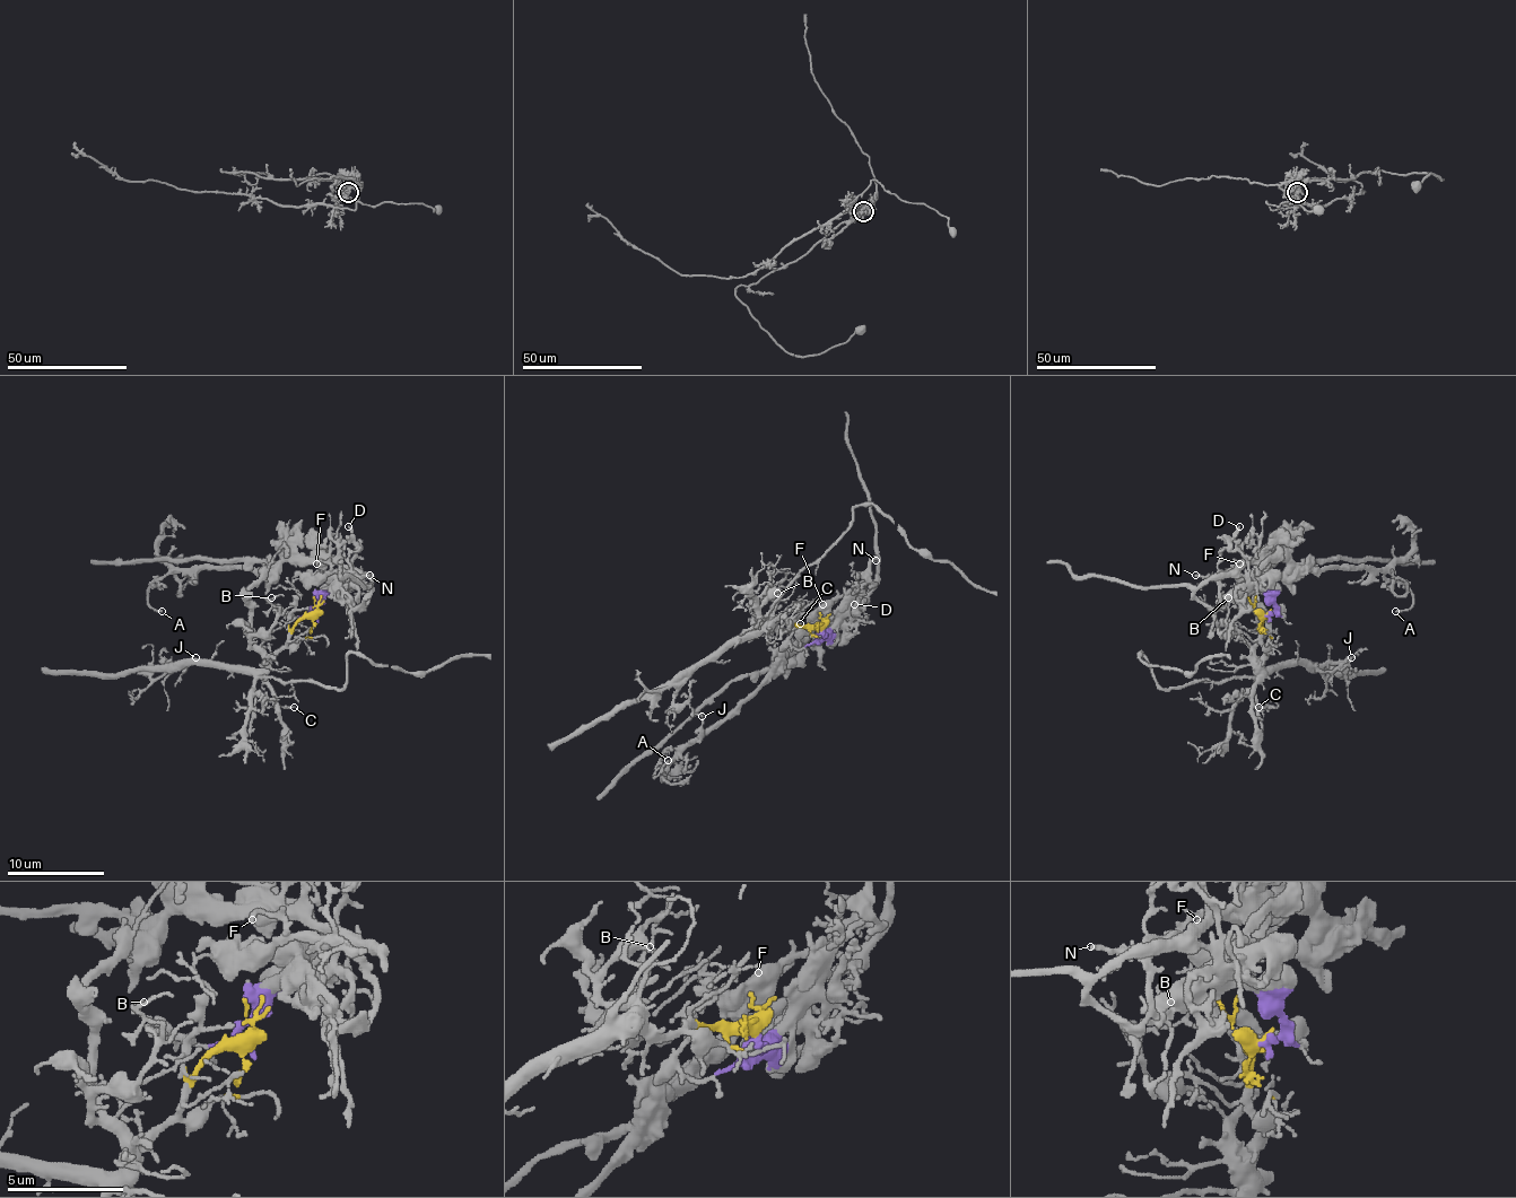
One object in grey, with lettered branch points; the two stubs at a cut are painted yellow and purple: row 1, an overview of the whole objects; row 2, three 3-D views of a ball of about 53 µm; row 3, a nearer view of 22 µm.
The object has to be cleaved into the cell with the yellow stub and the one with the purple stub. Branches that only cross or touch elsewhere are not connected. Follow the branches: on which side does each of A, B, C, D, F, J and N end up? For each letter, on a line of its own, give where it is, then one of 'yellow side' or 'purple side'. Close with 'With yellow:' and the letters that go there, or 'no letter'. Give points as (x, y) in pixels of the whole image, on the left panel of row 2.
A: at (162, 611); purple side
B: at (271, 597); yellow side
C: at (294, 707); yellow side
D: at (348, 526); purple side
F: at (316, 563); purple side
J: at (195, 657); yellow side
N: at (369, 575); purple side
With yellow: B, C, J

